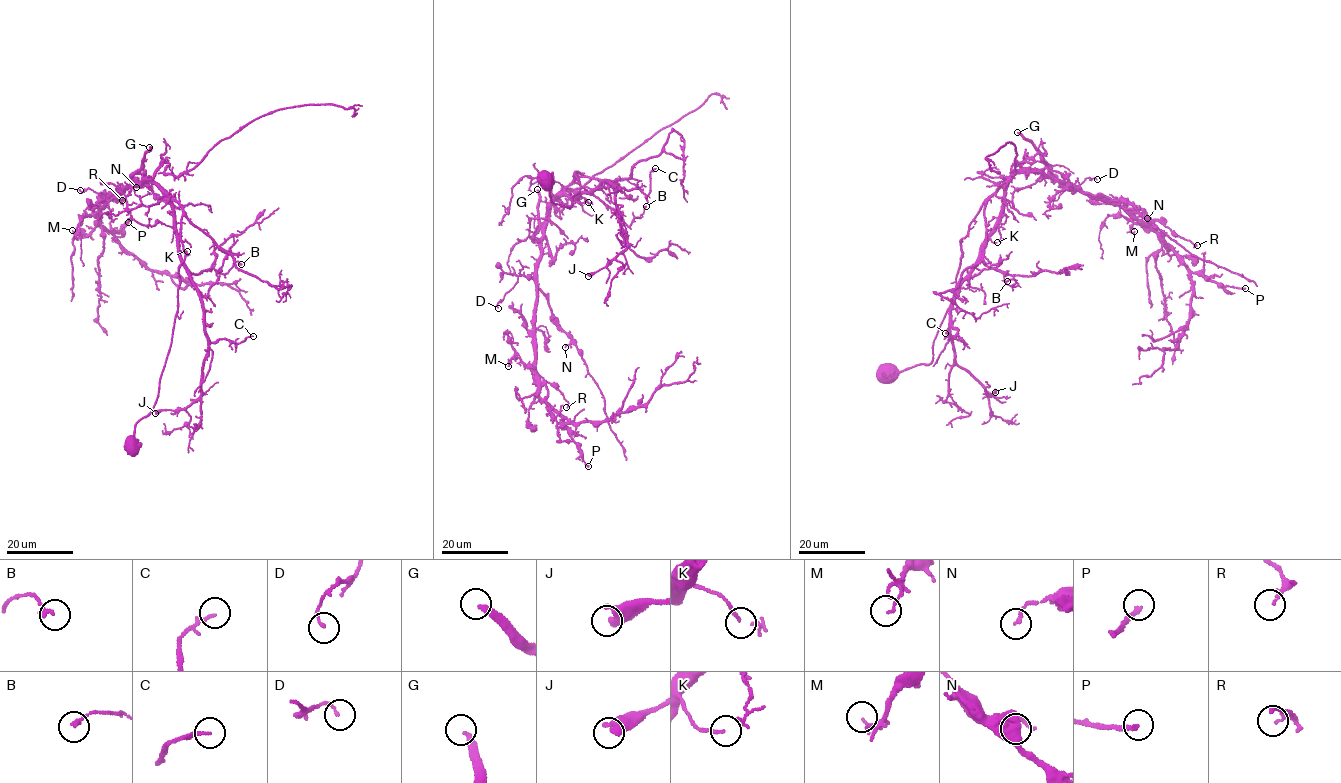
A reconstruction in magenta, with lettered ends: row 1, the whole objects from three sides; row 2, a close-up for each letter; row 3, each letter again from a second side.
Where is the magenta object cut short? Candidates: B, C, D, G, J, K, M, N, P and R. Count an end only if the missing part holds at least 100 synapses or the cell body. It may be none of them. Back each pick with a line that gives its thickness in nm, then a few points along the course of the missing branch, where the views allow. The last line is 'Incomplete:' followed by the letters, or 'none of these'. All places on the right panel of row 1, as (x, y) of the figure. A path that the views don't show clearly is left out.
G: 280 nm thick; missing branch runs (1017, 132), (1045, 144), (1068, 166), (1097, 171), (1143, 199), (1189, 272), (1177, 316)
Incomplete: G

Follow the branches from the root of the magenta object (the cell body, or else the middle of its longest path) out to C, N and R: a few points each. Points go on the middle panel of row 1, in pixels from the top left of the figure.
C: (544, 179), (569, 207), (576, 171), (571, 201), (602, 182), (647, 195), (655, 168)
N: (544, 179), (551, 201), (569, 207), (579, 173), (552, 204), (536, 262), (537, 289), (570, 339), (565, 347)
R: (544, 179), (551, 201), (569, 207), (579, 173), (552, 204), (536, 268), (531, 369), (566, 407)

